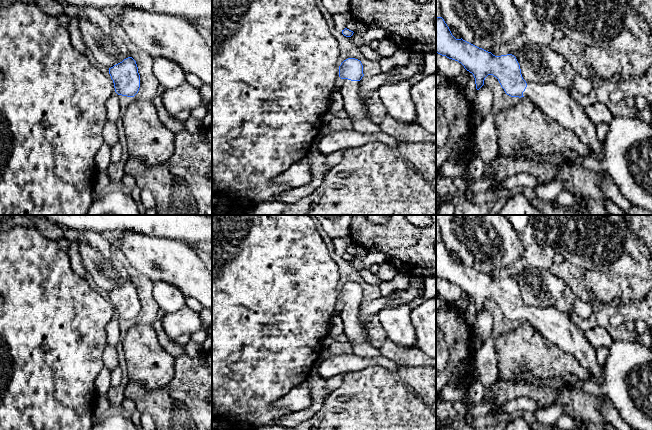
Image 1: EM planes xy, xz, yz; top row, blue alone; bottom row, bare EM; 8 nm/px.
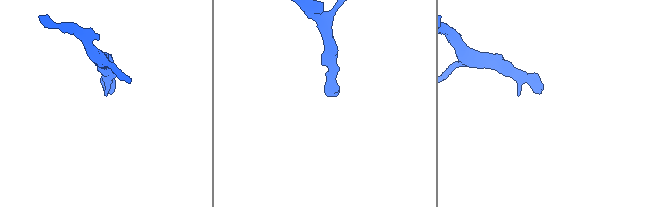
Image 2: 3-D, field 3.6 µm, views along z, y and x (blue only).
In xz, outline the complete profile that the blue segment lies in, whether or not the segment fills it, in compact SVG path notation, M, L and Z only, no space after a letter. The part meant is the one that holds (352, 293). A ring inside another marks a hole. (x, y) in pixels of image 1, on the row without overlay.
M348 282L339 290L339 315L348 343L359 344L368 339L368 332L360 324L359 305L363 300L363 289L358 283Z

